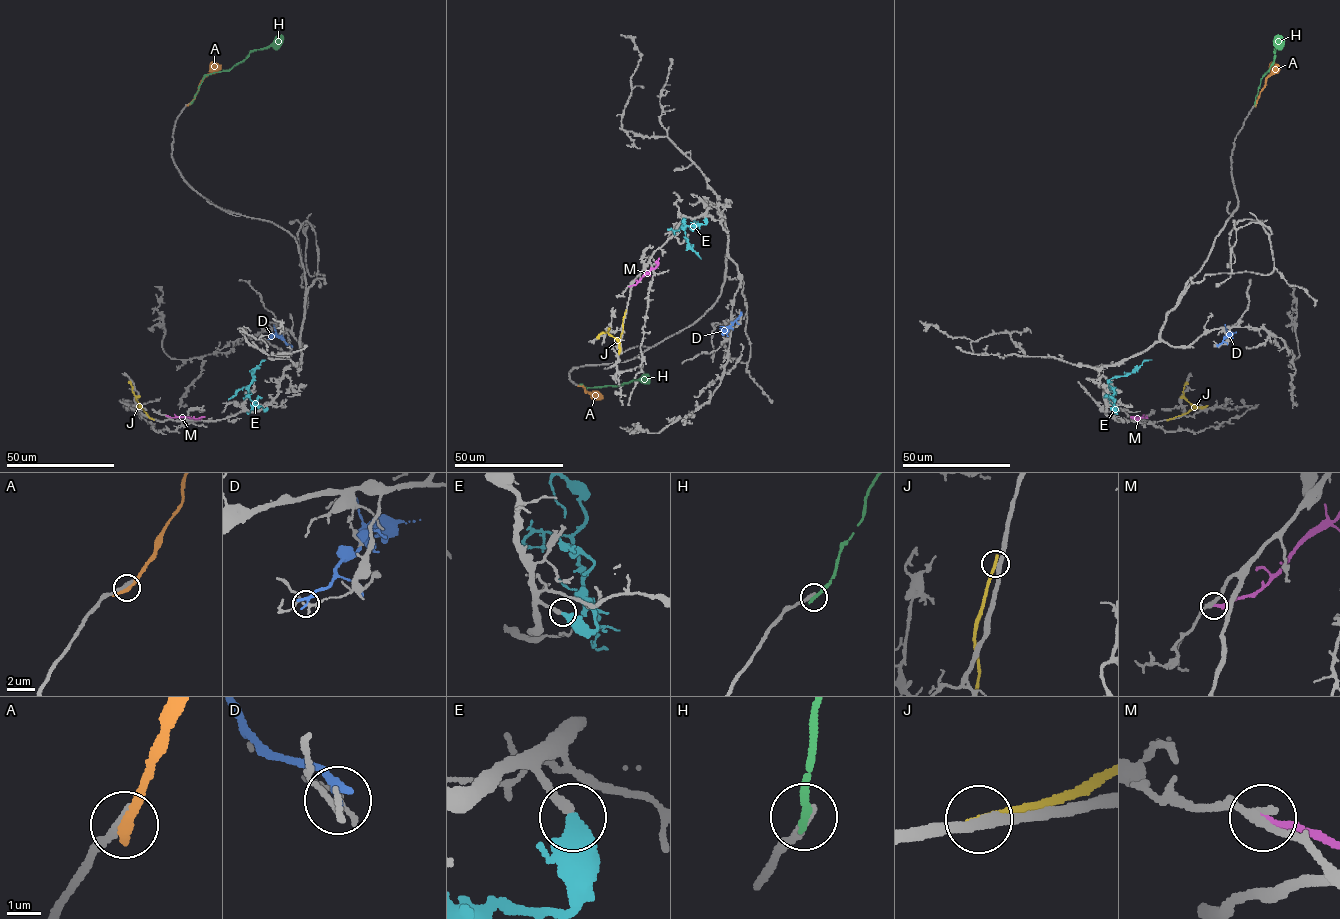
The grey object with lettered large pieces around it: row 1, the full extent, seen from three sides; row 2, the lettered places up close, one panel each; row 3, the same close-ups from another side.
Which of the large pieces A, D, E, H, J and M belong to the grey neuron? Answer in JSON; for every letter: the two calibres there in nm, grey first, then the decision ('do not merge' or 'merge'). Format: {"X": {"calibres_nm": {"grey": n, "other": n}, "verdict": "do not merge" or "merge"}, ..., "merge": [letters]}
{"A": {"calibres_nm": {"grey": 280, "other": 400}, "verdict": "do not merge"}, "D": {"calibres_nm": {"grey": 140, "other": 280}, "verdict": "do not merge"}, "E": {"calibres_nm": {"grey": 280, "other": 500}, "verdict": "merge"}, "H": {"calibres_nm": {"grey": 260, "other": 280}, "verdict": "do not merge"}, "J": {"calibres_nm": {"grey": 320, "other": 280}, "verdict": "do not merge"}, "M": {"calibres_nm": {"grey": 240, "other": 240}, "verdict": "do not merge"}, "merge": ["E"]}

